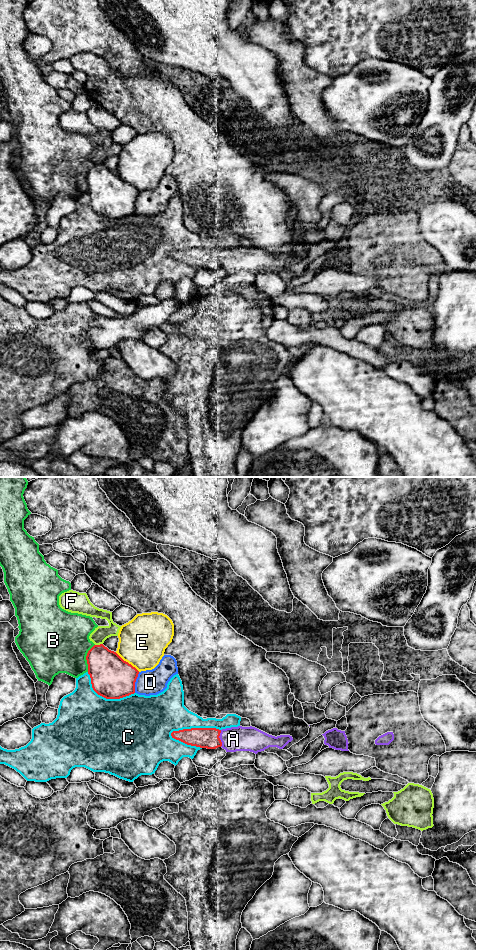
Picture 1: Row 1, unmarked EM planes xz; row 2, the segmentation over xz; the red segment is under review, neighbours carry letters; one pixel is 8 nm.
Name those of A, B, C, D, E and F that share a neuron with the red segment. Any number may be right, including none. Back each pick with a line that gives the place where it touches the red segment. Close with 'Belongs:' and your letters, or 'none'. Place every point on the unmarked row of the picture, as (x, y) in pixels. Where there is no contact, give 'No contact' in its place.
A: Touches red at xz (219, 258)
Belongs: A

